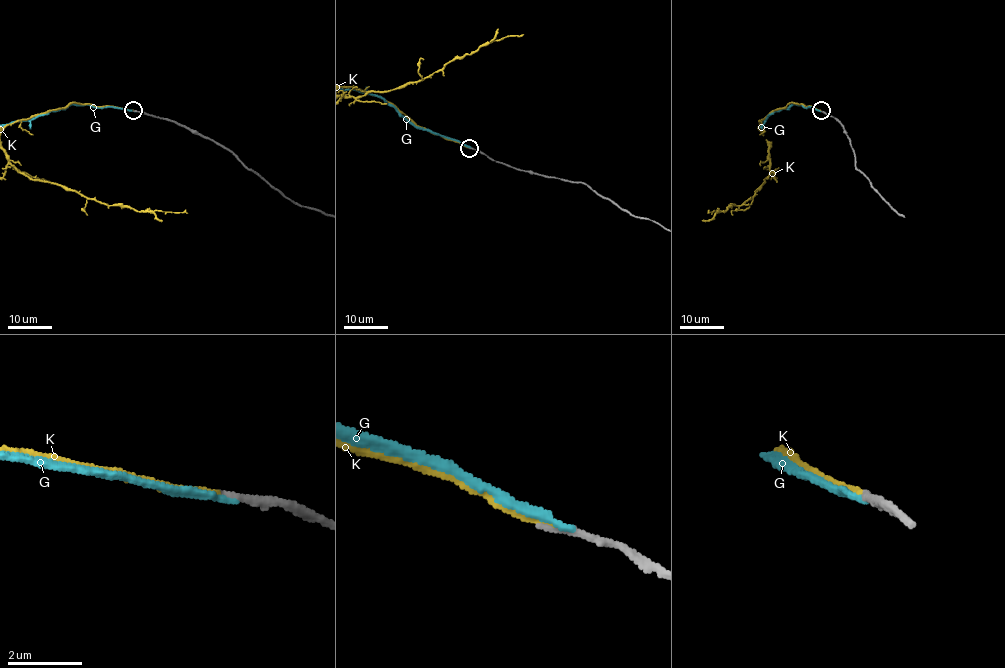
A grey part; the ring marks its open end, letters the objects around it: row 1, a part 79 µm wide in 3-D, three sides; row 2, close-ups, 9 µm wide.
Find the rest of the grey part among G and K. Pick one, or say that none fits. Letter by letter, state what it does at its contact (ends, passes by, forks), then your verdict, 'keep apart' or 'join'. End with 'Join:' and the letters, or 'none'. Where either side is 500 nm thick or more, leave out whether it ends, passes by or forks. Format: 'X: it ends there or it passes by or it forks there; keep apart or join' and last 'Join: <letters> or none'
G: it ends there; keep apart
K: it ends there; join
Join: K

